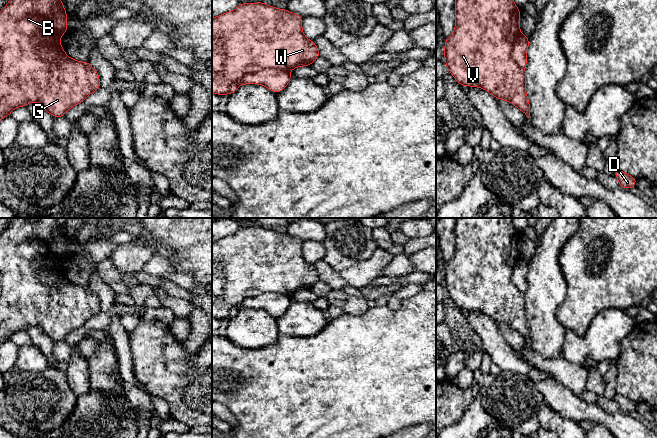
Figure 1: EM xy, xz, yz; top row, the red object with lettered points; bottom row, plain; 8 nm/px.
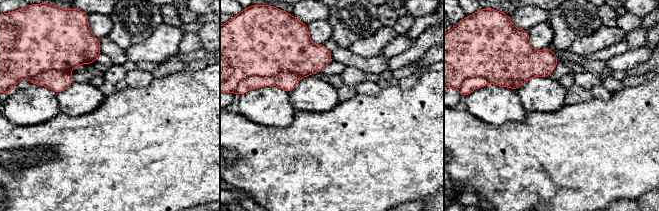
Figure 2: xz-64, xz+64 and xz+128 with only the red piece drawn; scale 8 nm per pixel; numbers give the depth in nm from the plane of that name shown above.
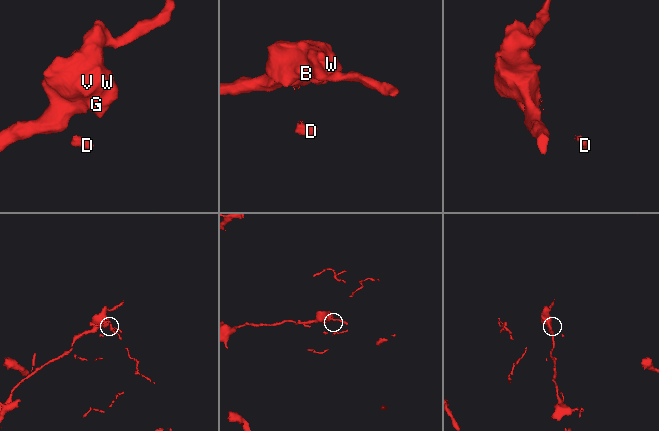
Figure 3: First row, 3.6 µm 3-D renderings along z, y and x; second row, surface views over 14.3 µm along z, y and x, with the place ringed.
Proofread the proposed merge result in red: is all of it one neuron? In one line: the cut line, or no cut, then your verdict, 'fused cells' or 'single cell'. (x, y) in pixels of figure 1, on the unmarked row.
xz (288, 295), (261, 293), (245, 298), (230, 309), (228, 317) | fused cells

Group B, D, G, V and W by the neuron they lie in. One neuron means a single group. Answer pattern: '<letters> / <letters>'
B G V W / D

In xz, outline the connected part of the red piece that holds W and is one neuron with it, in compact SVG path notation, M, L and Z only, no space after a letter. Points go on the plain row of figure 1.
M263 226L241 227L233 235L212 242L212 317L220 320L229 318L232 307L245 299L263 293L279 293L290 296L302 290L311 290L320 281L315 266L306 262L302 253L303 242L287 233L278 233Z

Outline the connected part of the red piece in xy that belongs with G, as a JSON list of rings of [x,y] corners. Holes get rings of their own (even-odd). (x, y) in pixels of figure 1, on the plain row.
[[[12,218],[8,228],[0,235],[0,344],[10,340],[10,337],[16,331],[26,331],[30,326],[39,327],[53,341],[64,341],[65,337],[72,331],[82,327],[91,317],[100,311],[100,303],[98,296],[91,290],[90,286],[81,286],[74,284],[66,279],[63,274],[60,263],[68,253],[67,236],[65,235],[63,225],[58,218],[37,218],[30,221],[28,218]],[[44,268],[53,269],[53,278],[56,281],[54,285],[43,284],[38,280],[40,273]]]

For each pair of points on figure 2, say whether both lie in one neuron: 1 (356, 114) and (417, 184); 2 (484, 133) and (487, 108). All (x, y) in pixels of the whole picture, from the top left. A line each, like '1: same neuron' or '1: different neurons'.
1: same neuron
2: different neurons

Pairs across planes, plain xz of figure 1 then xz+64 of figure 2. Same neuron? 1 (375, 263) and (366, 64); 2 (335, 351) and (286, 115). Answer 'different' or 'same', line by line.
1: different
2: different

